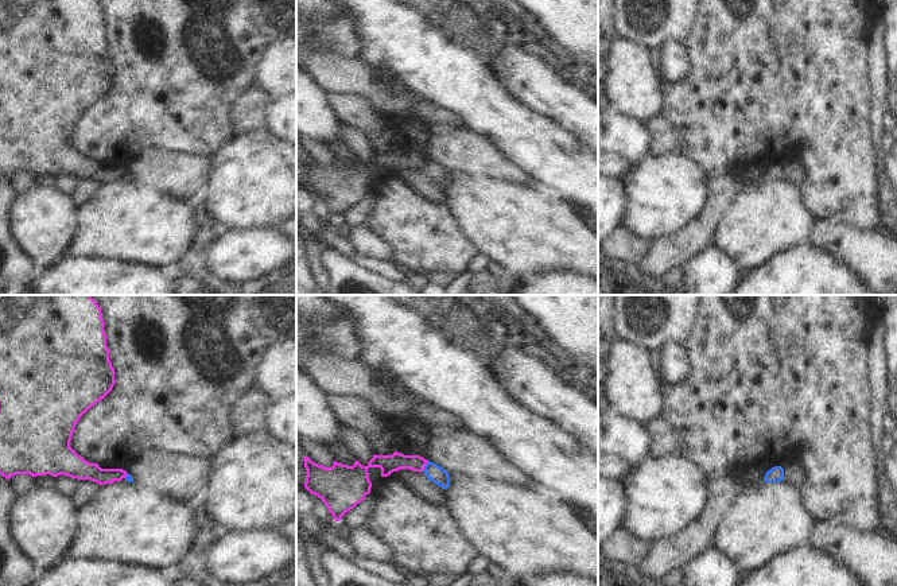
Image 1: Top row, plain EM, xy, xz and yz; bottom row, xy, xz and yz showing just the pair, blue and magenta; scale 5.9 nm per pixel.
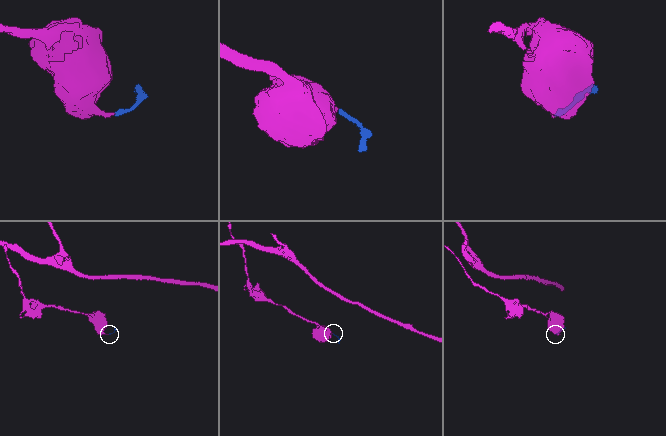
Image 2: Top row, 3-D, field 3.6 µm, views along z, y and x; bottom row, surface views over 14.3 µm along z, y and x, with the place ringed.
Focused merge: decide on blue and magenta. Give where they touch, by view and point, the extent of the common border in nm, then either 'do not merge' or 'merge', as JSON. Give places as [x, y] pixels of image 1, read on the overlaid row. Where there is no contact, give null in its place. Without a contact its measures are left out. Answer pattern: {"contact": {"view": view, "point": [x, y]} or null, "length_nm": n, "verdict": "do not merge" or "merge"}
{"contact": {"view": "xz", "point": [424, 466]}, "length_nm": 80, "verdict": "do not merge"}

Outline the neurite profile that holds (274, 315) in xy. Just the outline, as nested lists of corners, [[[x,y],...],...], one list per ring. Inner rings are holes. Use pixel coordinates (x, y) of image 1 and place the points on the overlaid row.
[[[255,295],[249,317],[269,345],[296,339],[296,295]]]

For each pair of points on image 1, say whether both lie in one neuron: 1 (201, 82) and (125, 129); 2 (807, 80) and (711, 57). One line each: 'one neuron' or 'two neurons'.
1: one neuron
2: one neuron

